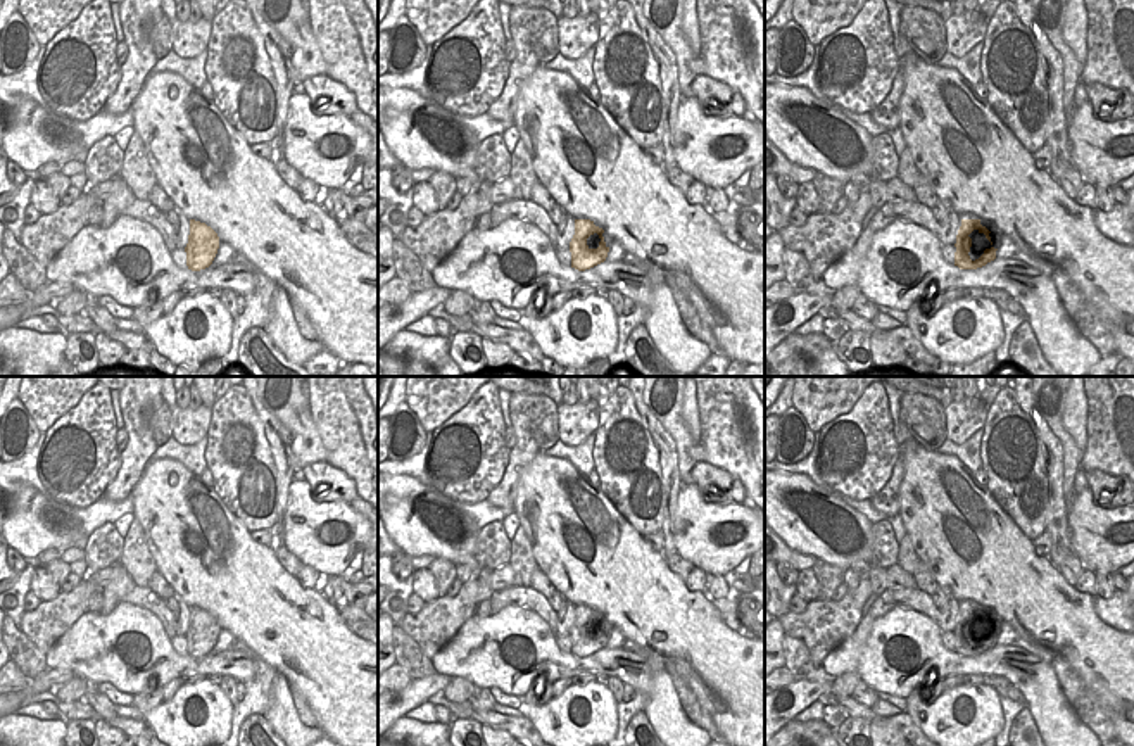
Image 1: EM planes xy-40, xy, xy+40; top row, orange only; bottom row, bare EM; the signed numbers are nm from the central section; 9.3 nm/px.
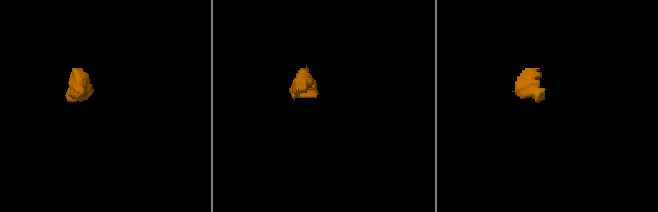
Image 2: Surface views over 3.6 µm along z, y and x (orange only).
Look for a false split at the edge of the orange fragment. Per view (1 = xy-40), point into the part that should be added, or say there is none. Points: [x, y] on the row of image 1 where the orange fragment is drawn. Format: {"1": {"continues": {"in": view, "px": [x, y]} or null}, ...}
{"1": {"continues": null}}

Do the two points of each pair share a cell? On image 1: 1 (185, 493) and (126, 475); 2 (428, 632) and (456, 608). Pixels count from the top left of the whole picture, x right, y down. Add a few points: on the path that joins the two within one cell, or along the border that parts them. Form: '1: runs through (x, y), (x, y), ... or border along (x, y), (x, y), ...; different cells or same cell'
1: border along (151, 458), (130, 493); different cells
2: runs through (435, 625), (449, 613); same cell

